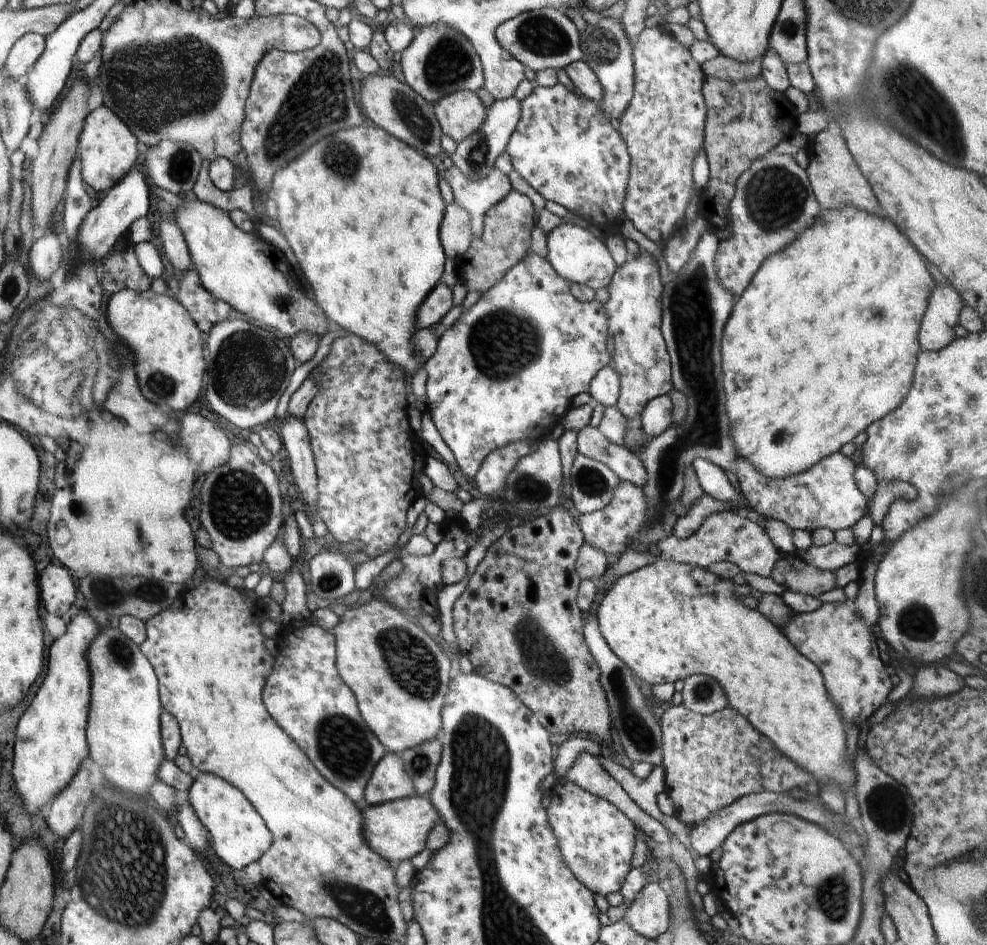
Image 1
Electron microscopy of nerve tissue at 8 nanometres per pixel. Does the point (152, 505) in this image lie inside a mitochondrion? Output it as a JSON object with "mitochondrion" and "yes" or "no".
{"mitochondrion":"no"}

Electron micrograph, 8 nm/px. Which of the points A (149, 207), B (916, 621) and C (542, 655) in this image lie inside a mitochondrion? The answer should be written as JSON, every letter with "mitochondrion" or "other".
{"A":"other","B":"mitochondrion","C":"mitochondrion"}

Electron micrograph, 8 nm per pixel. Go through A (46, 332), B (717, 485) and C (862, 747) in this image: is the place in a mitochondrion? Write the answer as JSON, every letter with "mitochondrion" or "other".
{"A":"mitochondrion","B":"other","C":"other"}

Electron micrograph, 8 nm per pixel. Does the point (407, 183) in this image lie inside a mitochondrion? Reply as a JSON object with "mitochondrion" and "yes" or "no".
{"mitochondrion":"no"}

